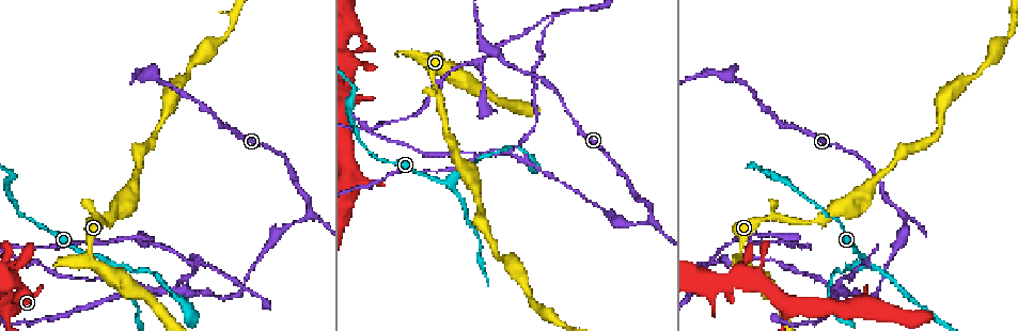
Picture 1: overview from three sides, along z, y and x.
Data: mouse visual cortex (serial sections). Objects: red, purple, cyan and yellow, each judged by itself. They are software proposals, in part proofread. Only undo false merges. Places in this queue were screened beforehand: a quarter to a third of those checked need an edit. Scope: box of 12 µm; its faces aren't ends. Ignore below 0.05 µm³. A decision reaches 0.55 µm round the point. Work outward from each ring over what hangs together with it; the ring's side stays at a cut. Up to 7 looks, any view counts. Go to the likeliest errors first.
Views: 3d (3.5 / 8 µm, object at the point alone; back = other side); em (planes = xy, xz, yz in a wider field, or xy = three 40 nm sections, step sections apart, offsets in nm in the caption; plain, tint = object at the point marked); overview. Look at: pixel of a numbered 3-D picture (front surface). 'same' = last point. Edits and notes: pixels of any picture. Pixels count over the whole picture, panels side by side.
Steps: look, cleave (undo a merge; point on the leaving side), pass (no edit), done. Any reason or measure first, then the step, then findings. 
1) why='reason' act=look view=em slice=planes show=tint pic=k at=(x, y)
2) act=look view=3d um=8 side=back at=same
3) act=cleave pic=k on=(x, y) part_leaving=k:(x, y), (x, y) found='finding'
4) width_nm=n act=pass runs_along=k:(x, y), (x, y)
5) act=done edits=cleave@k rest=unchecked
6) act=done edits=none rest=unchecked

why='narrows sharply' act=look view=3d um=3.5 pic=1 at=(901, 215)

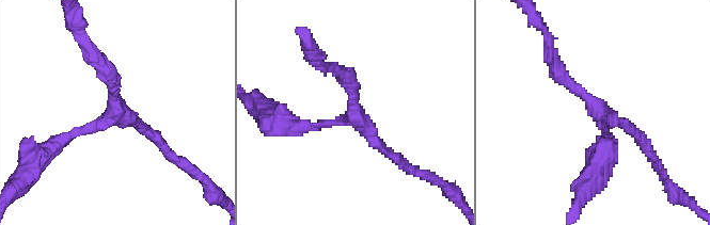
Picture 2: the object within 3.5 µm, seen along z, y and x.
arms=3 arm_widths_nm=150,150,200 act=look view=em slice=planes show=tint pic=2 at=(600, 113)

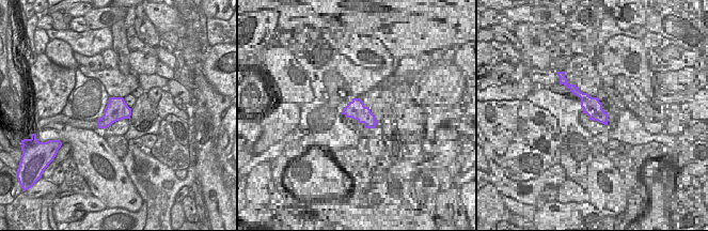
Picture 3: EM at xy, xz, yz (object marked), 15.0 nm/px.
act=look view=em slice=xy step=3 show=tint at=same

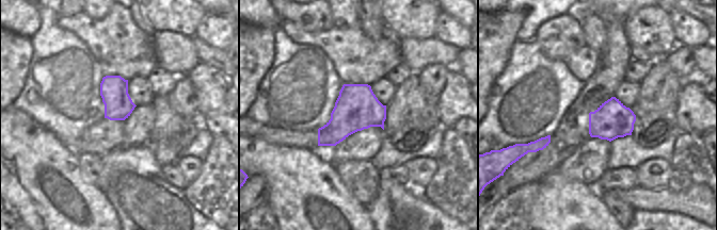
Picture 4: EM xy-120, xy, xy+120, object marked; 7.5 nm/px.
act=pass runs_along=2:(553, 63), (600, 112), (608, 147) found='one cell here'

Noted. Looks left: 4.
why='side arm on a straight run' act=look view=3d um=3.5 side=back pic=1 at=(494, 154)

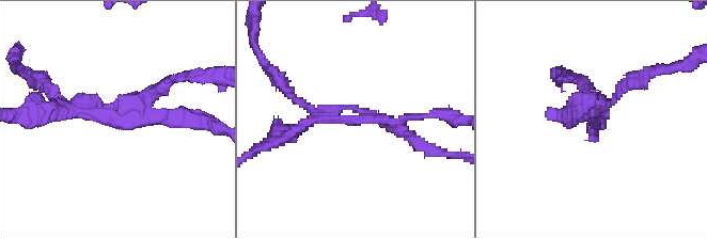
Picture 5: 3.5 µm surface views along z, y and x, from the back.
why='now the EM' act=look view=em slice=xy step=3 show=tint pic=5 at=(123, 120)

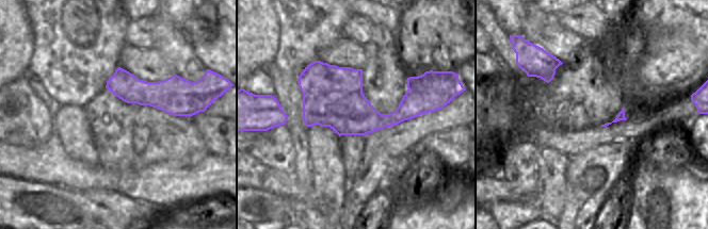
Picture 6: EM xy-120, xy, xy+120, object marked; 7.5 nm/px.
width_nm=460 act=cleave pic=5 on=(414, 142) border=6:(361, 92), (303, 95) found='a second cell is stuck on'

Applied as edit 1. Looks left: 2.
act=done edits=cleave@5 rest=unchecked

